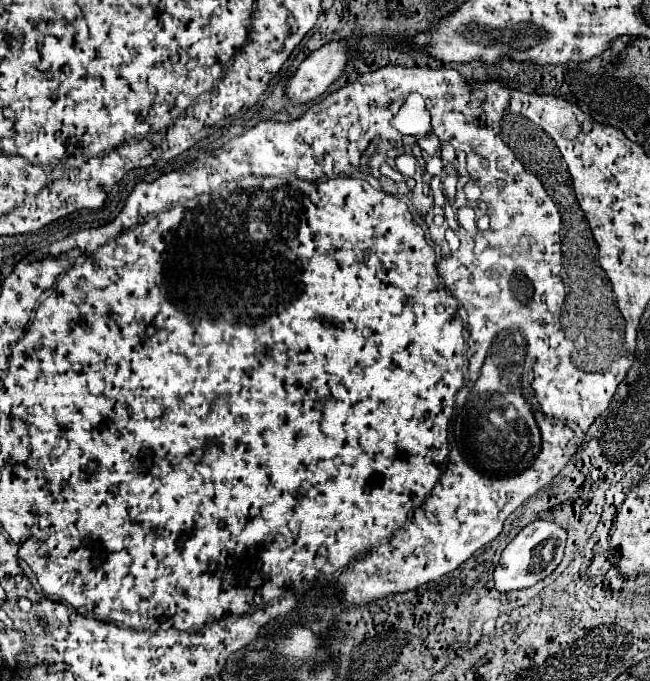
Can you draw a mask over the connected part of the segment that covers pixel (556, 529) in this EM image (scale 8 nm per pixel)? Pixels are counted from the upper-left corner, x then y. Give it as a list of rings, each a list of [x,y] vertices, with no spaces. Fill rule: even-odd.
[[[536,520],[528,524],[520,534],[504,548],[502,558],[494,570],[494,582],[498,592],[510,592],[510,590],[522,590],[528,588],[546,576],[550,576],[556,566],[560,564],[564,556],[566,546],[566,530],[550,520]]]

